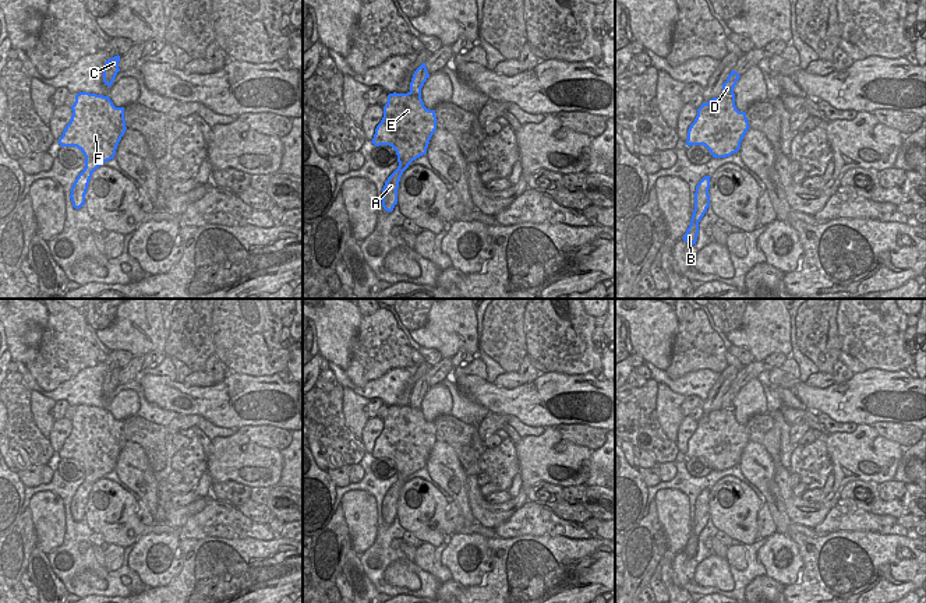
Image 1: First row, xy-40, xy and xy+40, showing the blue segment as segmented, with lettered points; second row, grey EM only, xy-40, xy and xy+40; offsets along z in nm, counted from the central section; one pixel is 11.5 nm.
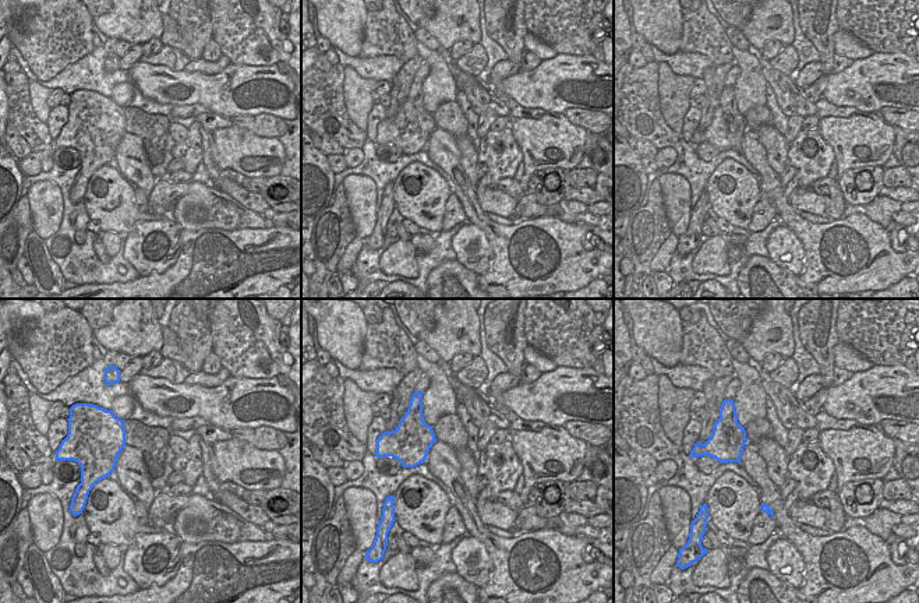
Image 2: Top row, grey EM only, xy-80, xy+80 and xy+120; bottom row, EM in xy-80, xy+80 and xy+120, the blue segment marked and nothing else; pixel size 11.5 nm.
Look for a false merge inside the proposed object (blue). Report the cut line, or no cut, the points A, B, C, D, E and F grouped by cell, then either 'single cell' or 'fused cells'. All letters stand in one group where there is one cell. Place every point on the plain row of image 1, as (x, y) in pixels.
cut xy+40 (721, 408), (734, 413); groups A B E F / C D; fused cells

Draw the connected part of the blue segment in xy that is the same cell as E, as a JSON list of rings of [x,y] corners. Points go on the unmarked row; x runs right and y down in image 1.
[[[410,405],[388,408],[384,430],[377,438],[371,454],[375,459],[392,459],[397,468],[399,479],[382,501],[382,519],[385,523],[393,523],[397,516],[397,501],[403,484],[413,473],[427,466],[435,442],[435,423],[427,422],[421,409]]]

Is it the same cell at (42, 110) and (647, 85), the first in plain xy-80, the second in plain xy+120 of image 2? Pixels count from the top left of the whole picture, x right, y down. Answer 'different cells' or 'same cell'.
different cells

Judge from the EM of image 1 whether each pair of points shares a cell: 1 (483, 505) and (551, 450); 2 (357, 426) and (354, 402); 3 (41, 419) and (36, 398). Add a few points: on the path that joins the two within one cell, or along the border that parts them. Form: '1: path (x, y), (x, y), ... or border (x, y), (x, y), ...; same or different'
1: path (504, 510), (522, 496), (533, 471); same
2: path (356, 420), (354, 408); same
3: path (41, 413), (39, 404); same

